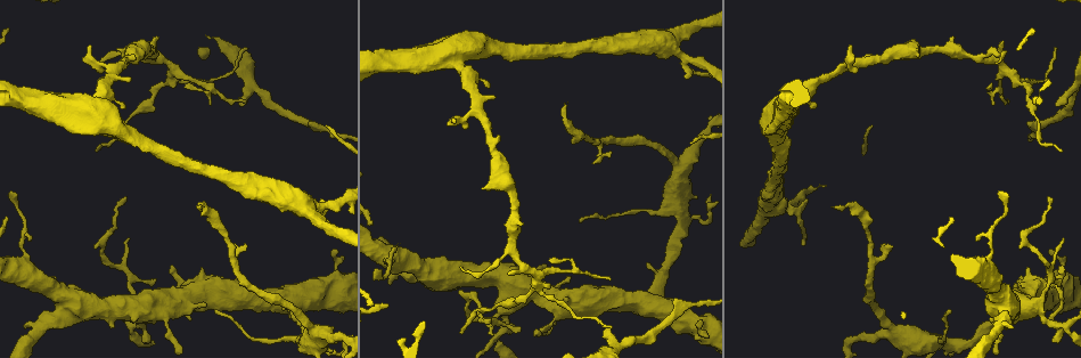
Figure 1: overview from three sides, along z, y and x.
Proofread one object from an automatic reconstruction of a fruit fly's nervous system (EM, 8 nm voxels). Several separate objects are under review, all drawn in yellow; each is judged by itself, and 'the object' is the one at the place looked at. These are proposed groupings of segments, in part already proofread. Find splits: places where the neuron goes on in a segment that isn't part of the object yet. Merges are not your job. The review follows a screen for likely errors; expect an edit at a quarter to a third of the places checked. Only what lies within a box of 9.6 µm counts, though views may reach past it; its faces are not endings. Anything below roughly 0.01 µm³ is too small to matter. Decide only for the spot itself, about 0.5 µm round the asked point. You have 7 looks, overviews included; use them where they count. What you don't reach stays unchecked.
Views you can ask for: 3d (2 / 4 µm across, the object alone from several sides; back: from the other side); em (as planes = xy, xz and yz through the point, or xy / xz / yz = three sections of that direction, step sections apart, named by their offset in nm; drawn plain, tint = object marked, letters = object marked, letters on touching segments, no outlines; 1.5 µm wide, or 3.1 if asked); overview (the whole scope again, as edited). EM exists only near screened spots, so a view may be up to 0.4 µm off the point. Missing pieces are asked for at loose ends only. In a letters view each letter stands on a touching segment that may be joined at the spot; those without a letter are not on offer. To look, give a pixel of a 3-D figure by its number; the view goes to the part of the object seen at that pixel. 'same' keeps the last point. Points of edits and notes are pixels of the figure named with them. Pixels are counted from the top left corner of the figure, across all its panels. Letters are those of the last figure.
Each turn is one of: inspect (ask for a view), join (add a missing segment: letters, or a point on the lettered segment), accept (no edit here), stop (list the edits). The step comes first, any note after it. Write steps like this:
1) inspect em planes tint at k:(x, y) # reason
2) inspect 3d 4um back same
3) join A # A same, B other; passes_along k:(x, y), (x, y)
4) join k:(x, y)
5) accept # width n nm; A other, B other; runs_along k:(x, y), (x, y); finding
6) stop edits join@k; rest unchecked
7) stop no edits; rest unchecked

inspect 3d 4um at 1:(215, 310) # long arm stops here

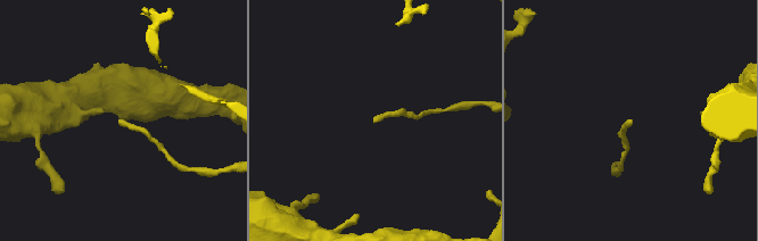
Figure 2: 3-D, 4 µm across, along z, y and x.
inspect em planes letters at 2:(632, 121) # need the tissue

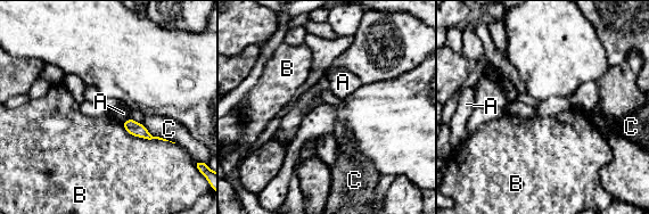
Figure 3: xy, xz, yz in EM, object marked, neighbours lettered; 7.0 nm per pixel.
accept # width 100 nm; A other, B other, C other; border 3:(142, 124), (153, 136), (175, 142); no lettered segment goes on from it

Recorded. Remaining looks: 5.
inspect 3d 2um at 1:(833, 207) # branch stops here

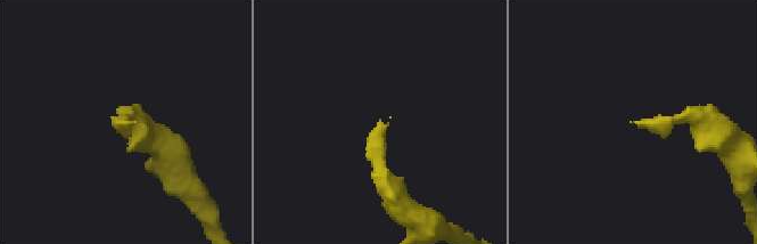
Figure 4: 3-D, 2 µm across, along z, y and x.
inspect em xz step 4 tint at 4:(388, 124) # shape alone is not enough

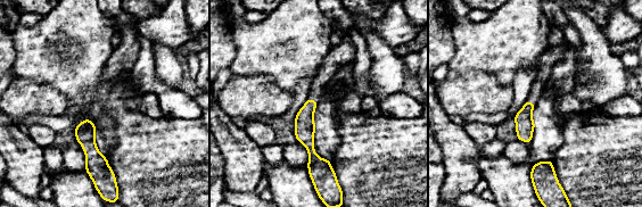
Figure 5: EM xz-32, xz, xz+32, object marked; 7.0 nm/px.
inspect em planes letters same # another direction

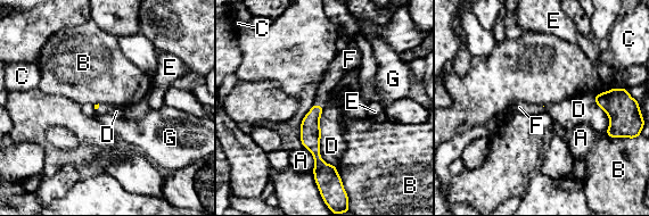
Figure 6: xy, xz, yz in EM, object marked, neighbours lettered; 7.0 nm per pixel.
join F # A other, B other, C other, D other, E other, F same, G other; passes_along 6:(310, 127), (319, 106), (334, 74); it goes on there

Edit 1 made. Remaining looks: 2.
inspect overview

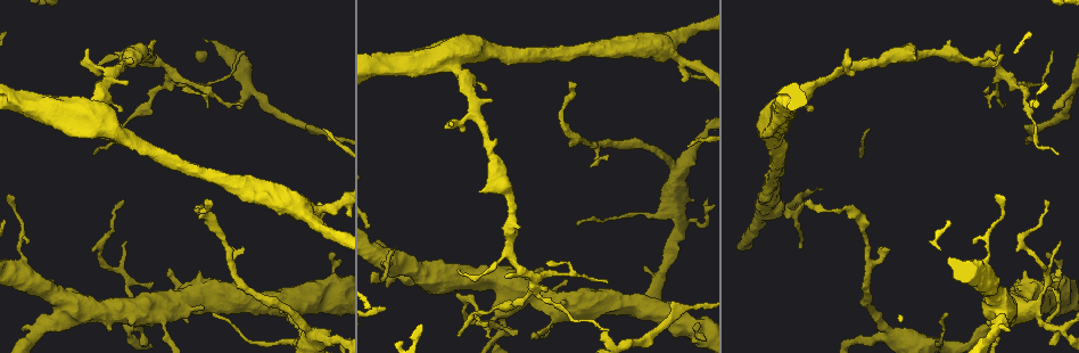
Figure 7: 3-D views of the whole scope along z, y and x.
inspect em planes letters at 7:(1053, 108) # branch stops here

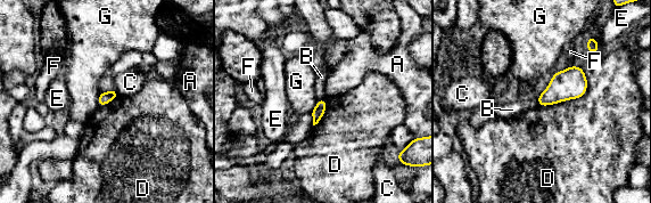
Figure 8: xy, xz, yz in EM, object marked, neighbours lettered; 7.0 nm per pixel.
accept # A other, B other, C other, D other, E other, F other, G other; no lettered segment goes on from it

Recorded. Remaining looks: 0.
stop edits join@6; rest unchecked

